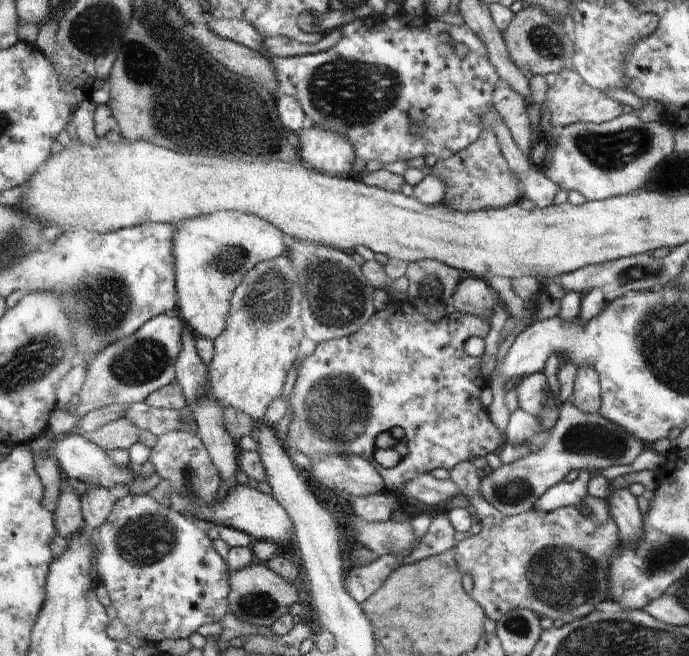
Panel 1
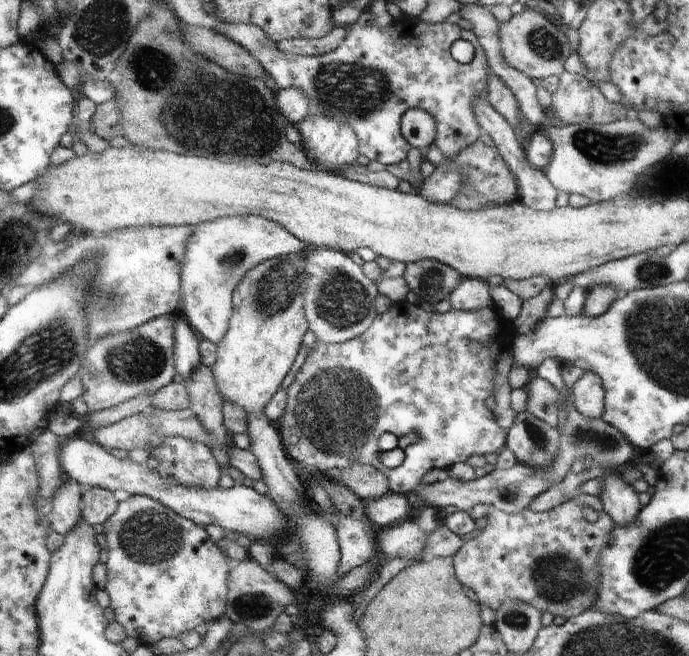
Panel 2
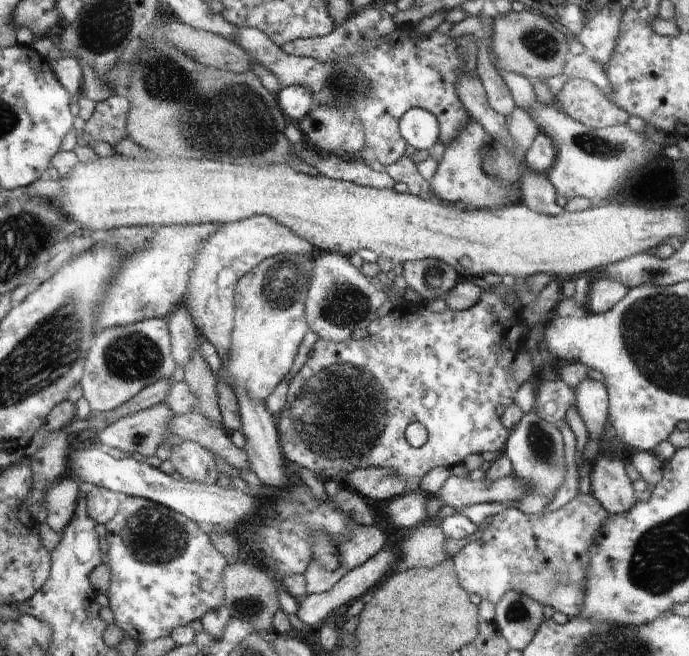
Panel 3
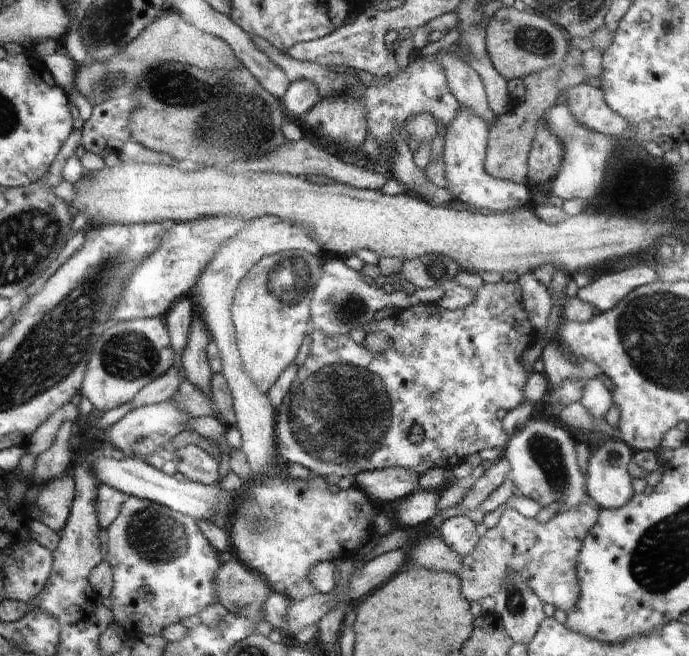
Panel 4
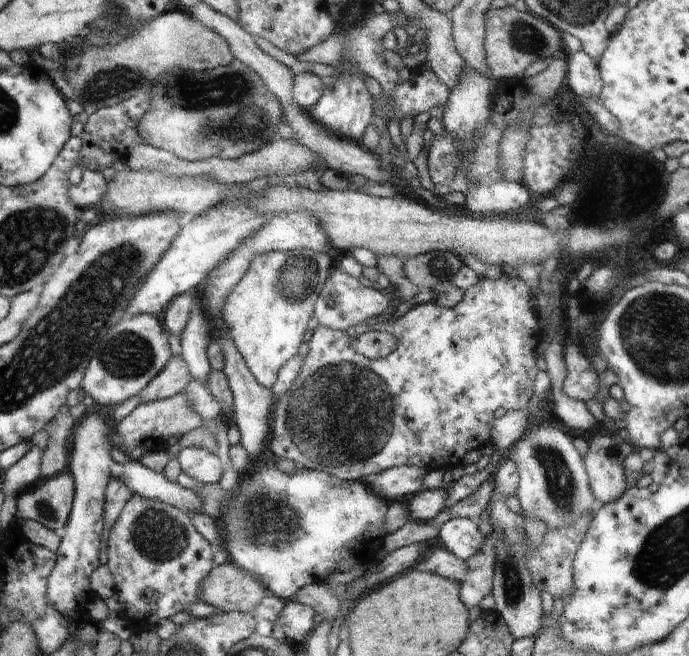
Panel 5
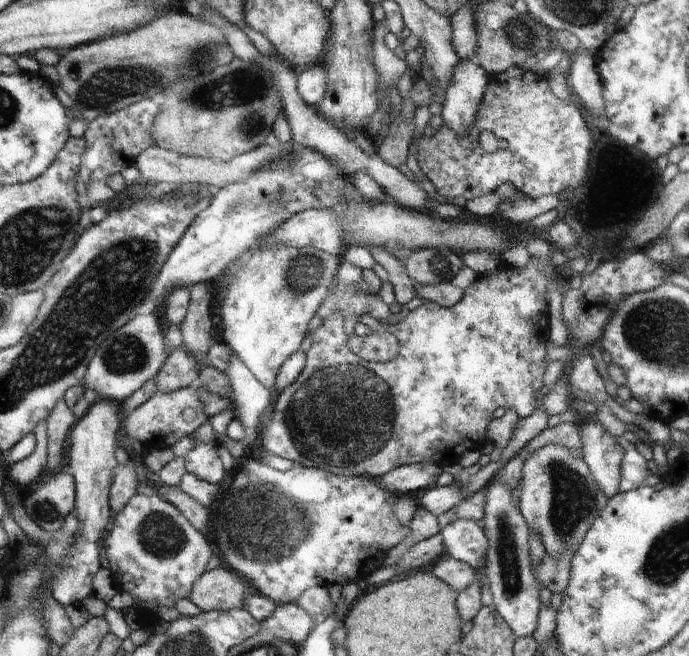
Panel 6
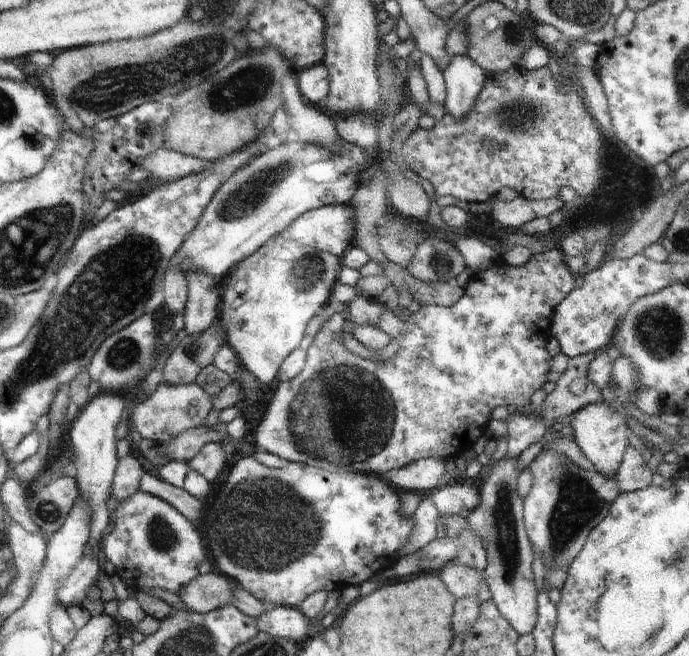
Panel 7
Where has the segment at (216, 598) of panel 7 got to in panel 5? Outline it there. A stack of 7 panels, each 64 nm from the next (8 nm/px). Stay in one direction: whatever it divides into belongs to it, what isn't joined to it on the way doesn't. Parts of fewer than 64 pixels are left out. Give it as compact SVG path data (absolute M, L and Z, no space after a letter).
M228 560L215 565L200 584L200 601L220 612L253 615L258 600L266 594L262 584Z

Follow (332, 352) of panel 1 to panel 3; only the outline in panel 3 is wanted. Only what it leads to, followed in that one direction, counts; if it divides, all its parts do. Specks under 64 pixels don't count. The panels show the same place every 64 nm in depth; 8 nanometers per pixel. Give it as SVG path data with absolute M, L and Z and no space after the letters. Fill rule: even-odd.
M501 283L490 290L483 290L480 300L472 308L463 311L453 311L446 308L442 312L432 312L426 309L423 302L418 305L408 302L406 305L395 306L387 316L370 323L369 335L360 340L350 338L338 343L322 338L316 340L307 361L291 379L288 385L286 404L284 404L284 408L279 412L276 419L278 440L280 440L280 448L284 458L288 458L290 464L298 464L299 467L316 473L321 479L342 480L347 472L357 468L390 468L390 471L406 480L406 491L411 492L418 489L421 478L432 468L442 466L442 468L451 469L457 465L464 465L464 460L466 460L468 454L495 452L499 455L504 452L509 432L500 422L500 417L496 414L496 407L498 404L514 403L515 395L521 385L514 378L513 362L516 354L521 350L522 342L529 334L529 327L524 324L524 320L521 320L521 310L511 310L507 305L504 305L504 292L512 297L517 295L516 292L508 290ZM412 422L420 422L428 432L428 440L420 447L410 445L405 437L406 428Z

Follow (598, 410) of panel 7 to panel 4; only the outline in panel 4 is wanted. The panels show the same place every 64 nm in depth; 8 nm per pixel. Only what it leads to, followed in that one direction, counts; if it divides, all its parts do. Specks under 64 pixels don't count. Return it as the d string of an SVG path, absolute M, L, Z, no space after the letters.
M617 439L602 440L591 447L591 454L588 460L587 492L589 497L600 504L601 508L616 510L624 506L634 494L632 489L632 478L628 473L628 466L632 463L634 451L625 444L624 441Z

